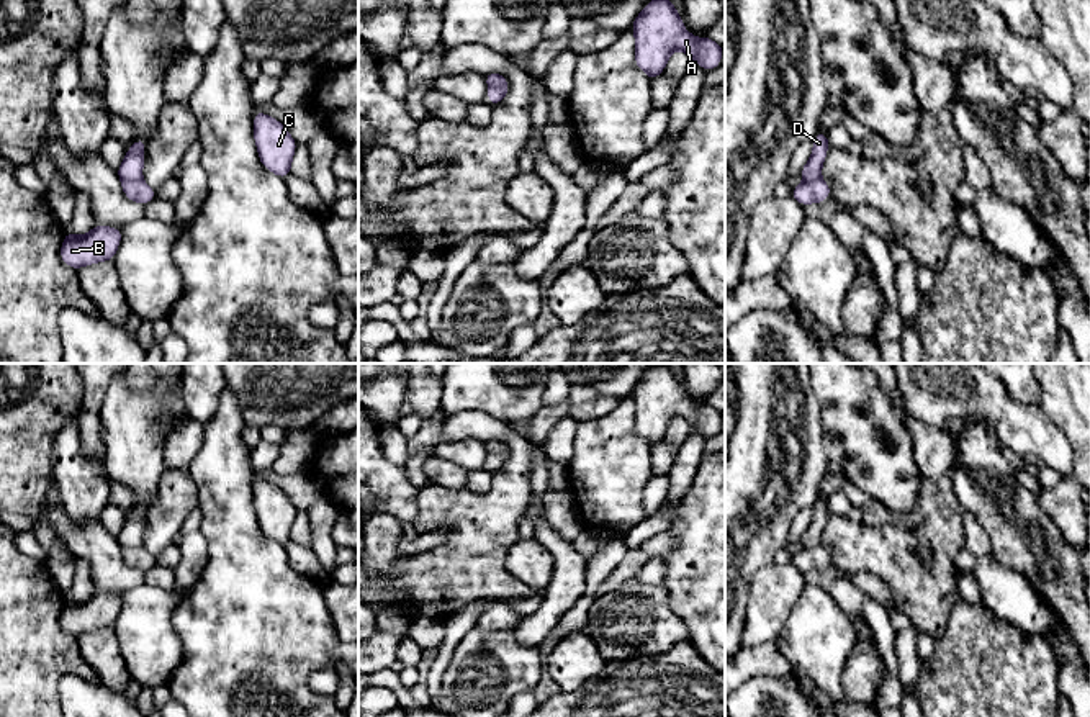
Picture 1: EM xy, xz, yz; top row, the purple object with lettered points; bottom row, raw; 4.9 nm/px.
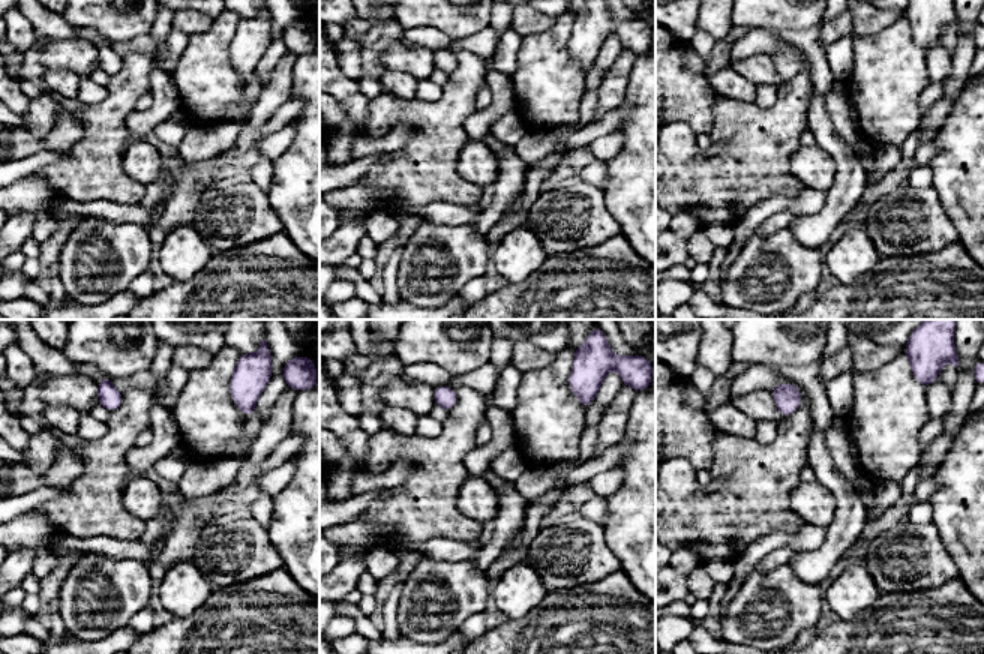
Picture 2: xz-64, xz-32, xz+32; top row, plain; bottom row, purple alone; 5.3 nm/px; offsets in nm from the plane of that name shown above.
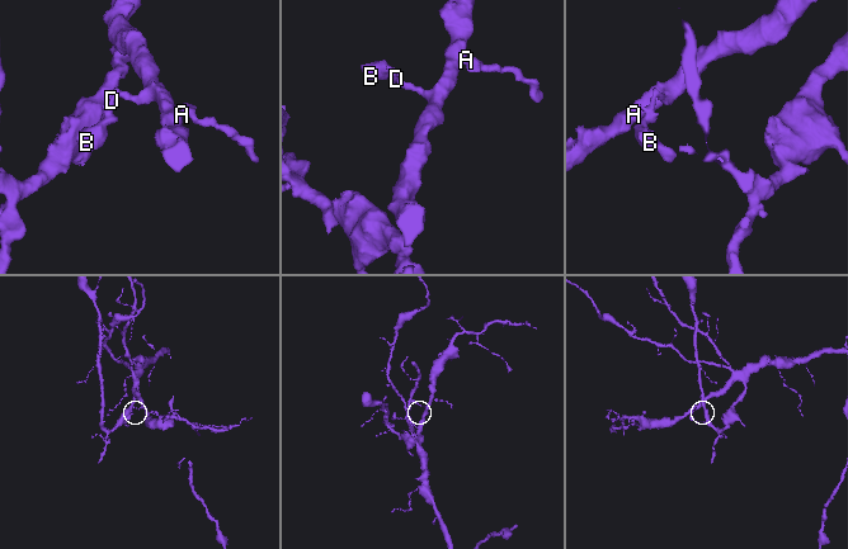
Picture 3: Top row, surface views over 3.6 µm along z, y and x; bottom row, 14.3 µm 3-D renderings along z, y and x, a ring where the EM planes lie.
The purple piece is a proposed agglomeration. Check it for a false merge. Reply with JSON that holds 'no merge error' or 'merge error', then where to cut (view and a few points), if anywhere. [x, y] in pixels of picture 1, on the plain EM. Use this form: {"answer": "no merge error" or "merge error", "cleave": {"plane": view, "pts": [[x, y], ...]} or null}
{"answer": "merge error", "cleave": {"plane": "xy", "pts": [[141, 545], [121, 549]]}}

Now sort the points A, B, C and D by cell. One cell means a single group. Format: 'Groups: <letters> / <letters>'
Groups: A C D / B

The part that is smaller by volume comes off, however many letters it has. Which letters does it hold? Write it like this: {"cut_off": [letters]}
{"cut_off": ["B"]}

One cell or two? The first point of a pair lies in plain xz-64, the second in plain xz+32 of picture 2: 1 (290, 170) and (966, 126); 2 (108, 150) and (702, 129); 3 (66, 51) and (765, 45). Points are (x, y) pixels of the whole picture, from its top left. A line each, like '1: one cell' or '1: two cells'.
1: one cell
2: two cells
3: two cells

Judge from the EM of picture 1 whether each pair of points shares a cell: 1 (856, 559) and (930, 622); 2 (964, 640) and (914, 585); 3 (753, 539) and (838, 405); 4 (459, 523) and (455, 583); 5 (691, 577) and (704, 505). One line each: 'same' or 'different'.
1: same
2: different
3: different
4: same
5: same

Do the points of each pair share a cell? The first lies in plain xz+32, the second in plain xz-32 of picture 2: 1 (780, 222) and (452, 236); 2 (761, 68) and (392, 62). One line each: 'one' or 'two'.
1: two
2: one

